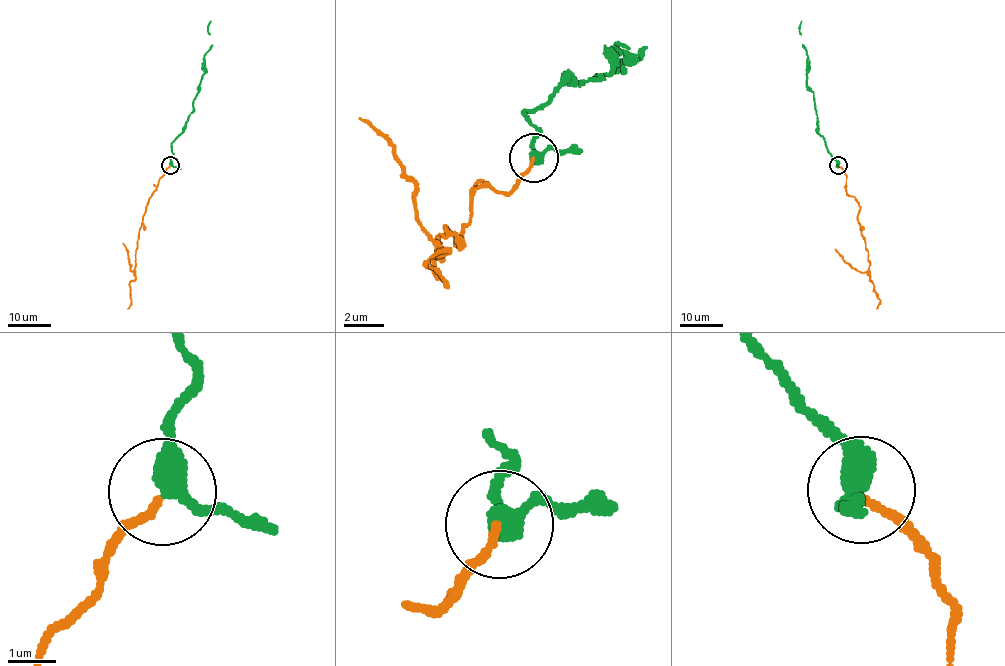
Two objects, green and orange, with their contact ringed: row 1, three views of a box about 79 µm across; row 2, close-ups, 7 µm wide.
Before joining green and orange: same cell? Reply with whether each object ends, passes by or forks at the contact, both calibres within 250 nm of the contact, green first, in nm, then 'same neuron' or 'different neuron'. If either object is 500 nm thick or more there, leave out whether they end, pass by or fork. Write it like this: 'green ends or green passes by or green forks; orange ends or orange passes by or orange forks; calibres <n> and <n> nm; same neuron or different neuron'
green passes by; orange ends; calibres 400 and 150 nm; same neuron

